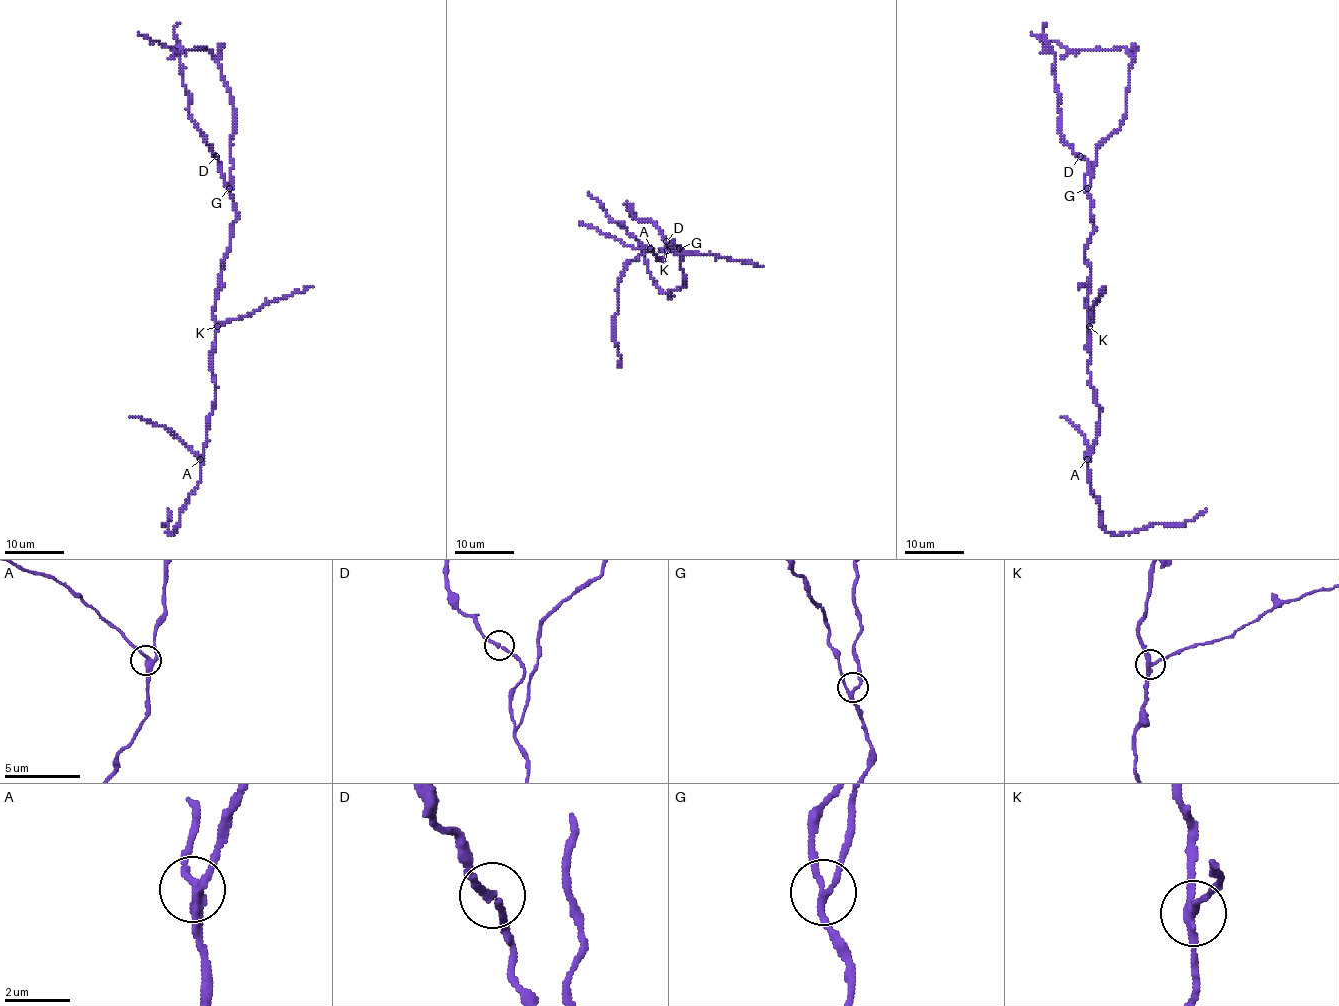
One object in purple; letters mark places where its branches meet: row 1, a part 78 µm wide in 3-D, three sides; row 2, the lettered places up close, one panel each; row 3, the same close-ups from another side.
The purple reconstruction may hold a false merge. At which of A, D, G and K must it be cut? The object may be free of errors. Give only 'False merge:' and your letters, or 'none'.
False merge: K

